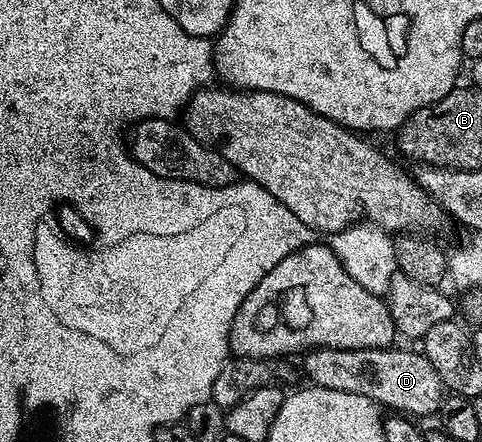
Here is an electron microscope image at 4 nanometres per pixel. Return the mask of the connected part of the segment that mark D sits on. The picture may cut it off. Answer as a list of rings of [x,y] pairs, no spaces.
[[[320,346],[309,351],[301,361],[307,376],[311,378],[309,381],[315,386],[323,386],[328,392],[356,392],[356,396],[368,396],[368,400],[377,402],[379,407],[387,411],[390,409],[390,412],[413,416],[415,419],[425,414],[437,415],[442,408],[444,387],[440,376],[436,374],[436,368],[432,368],[426,355],[417,349],[398,349],[381,350],[374,347],[345,350]]]

